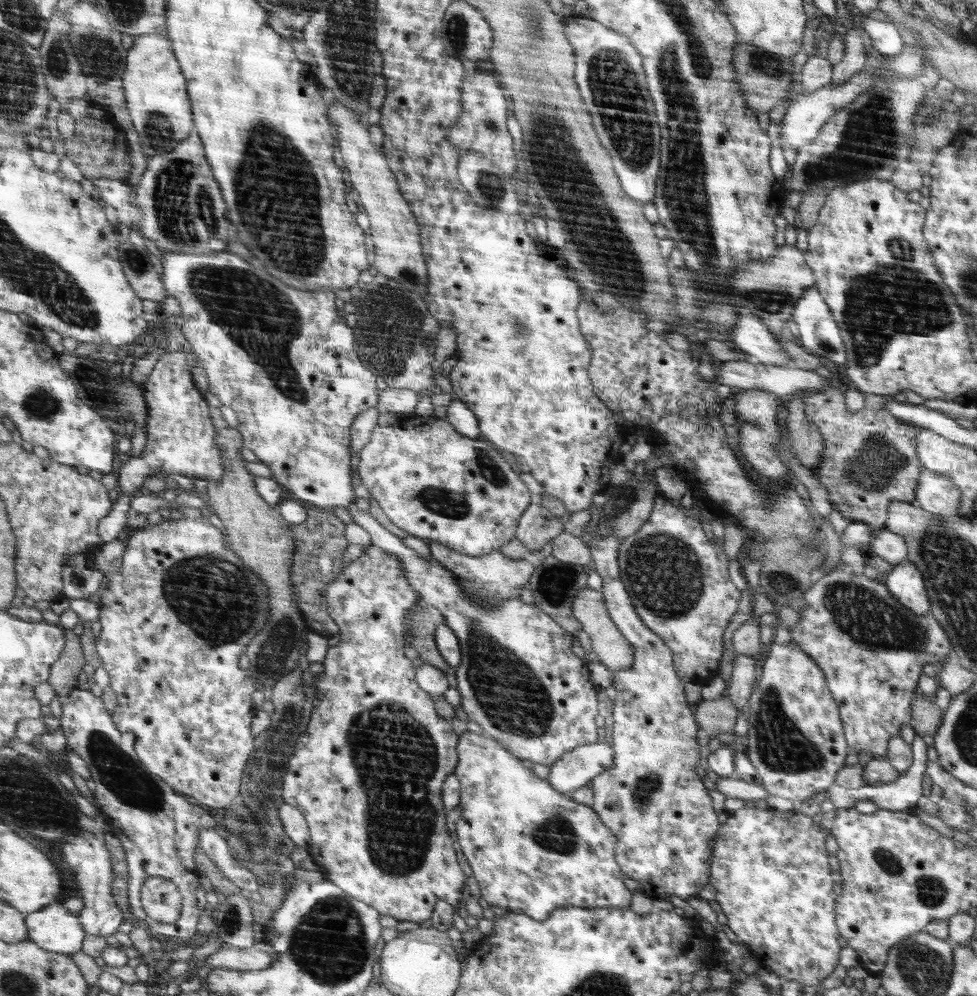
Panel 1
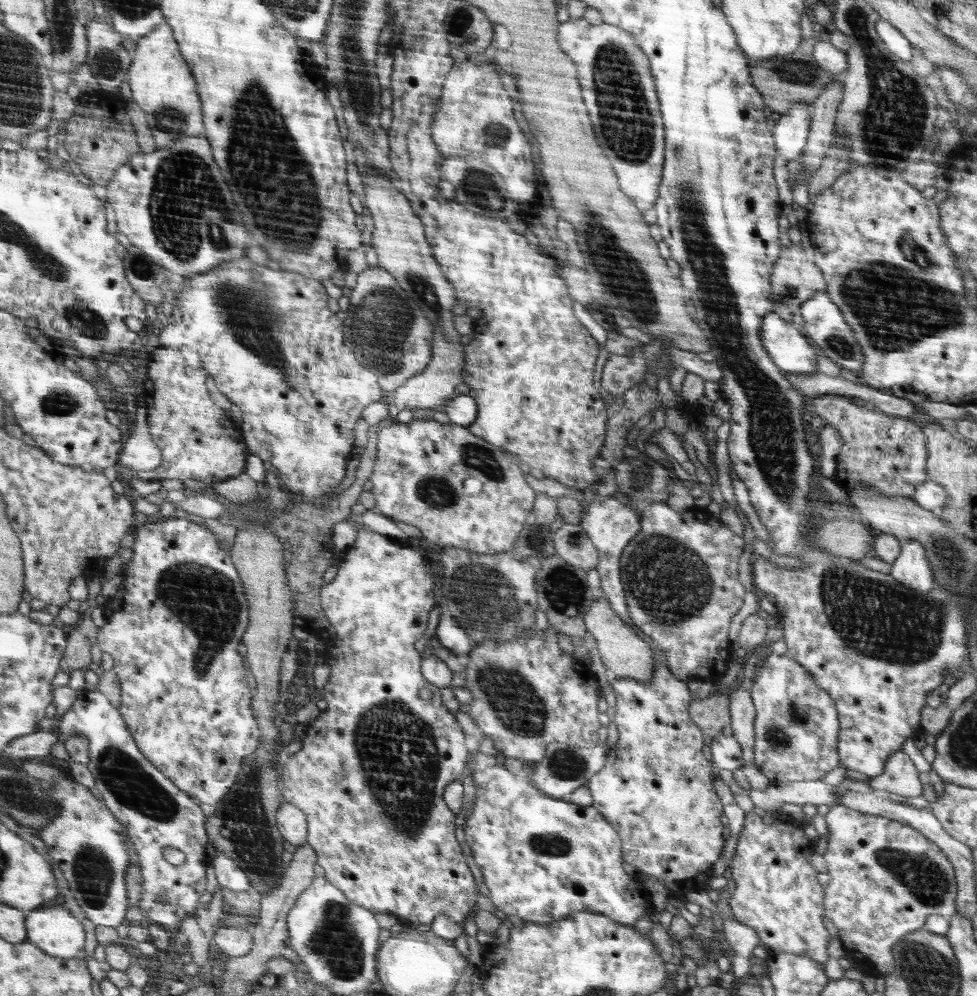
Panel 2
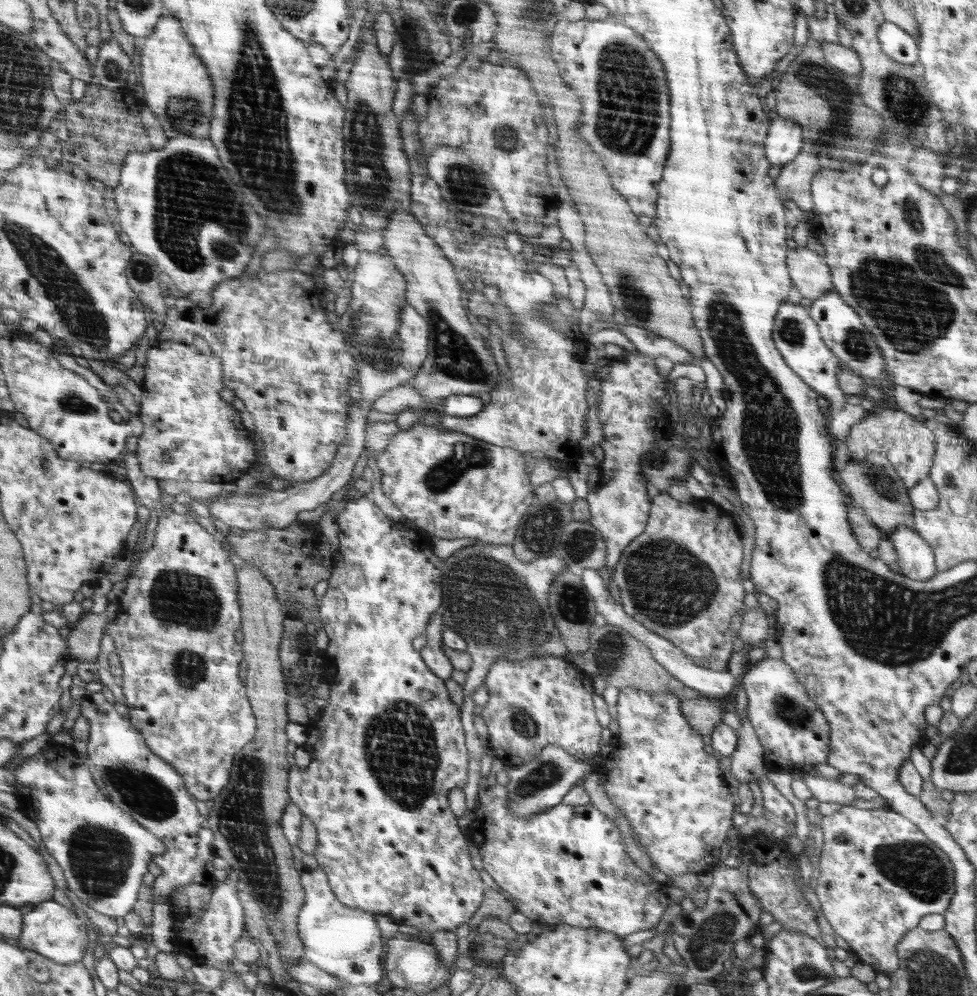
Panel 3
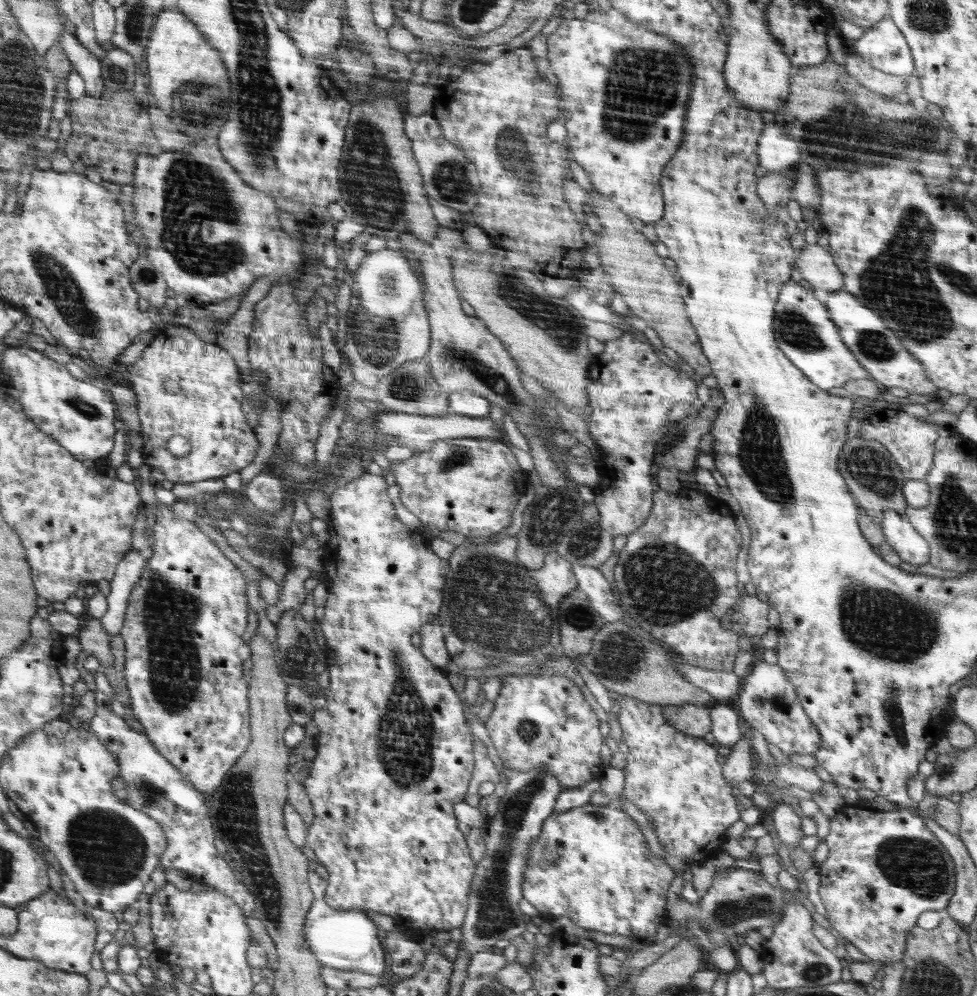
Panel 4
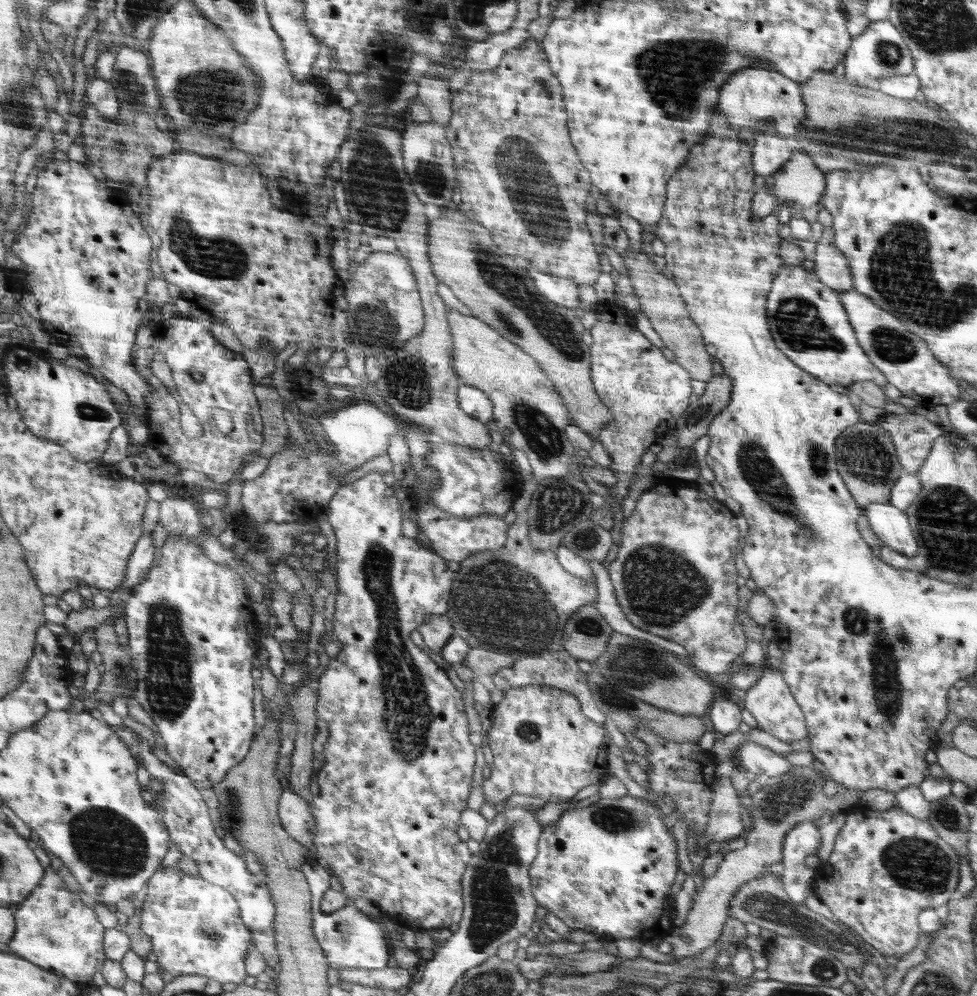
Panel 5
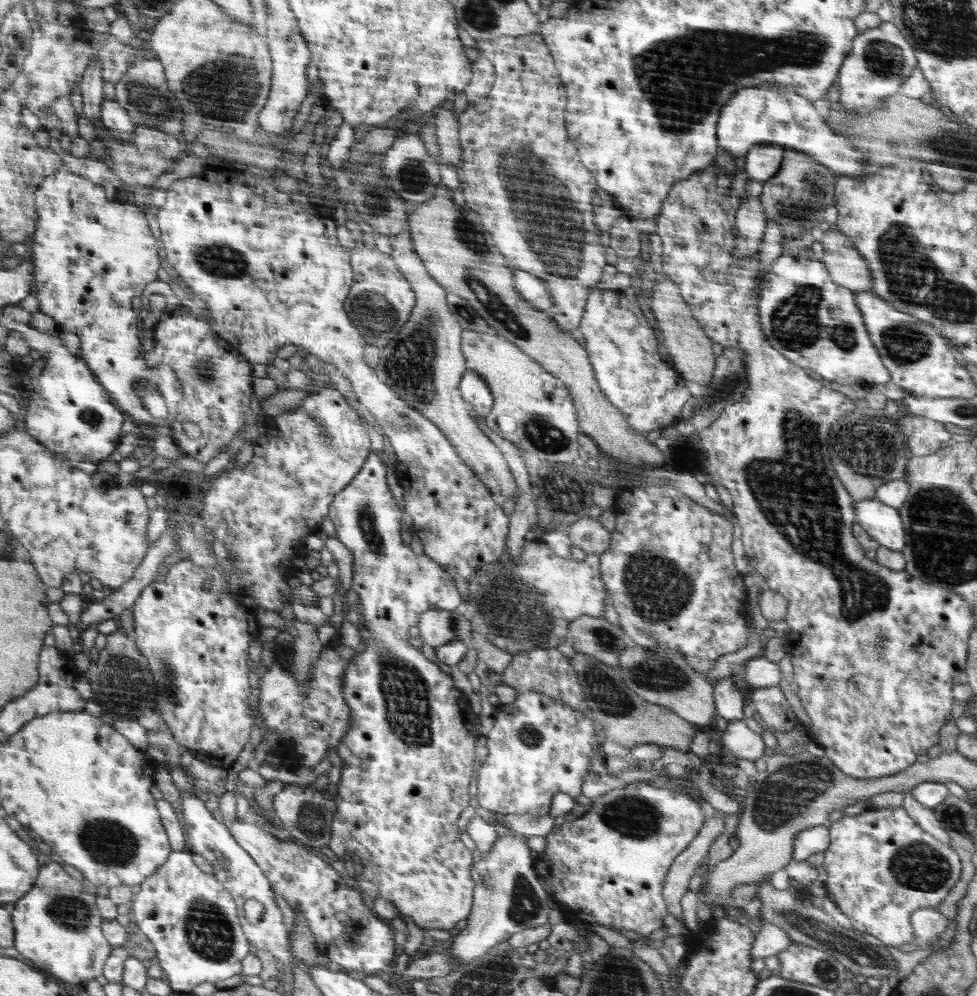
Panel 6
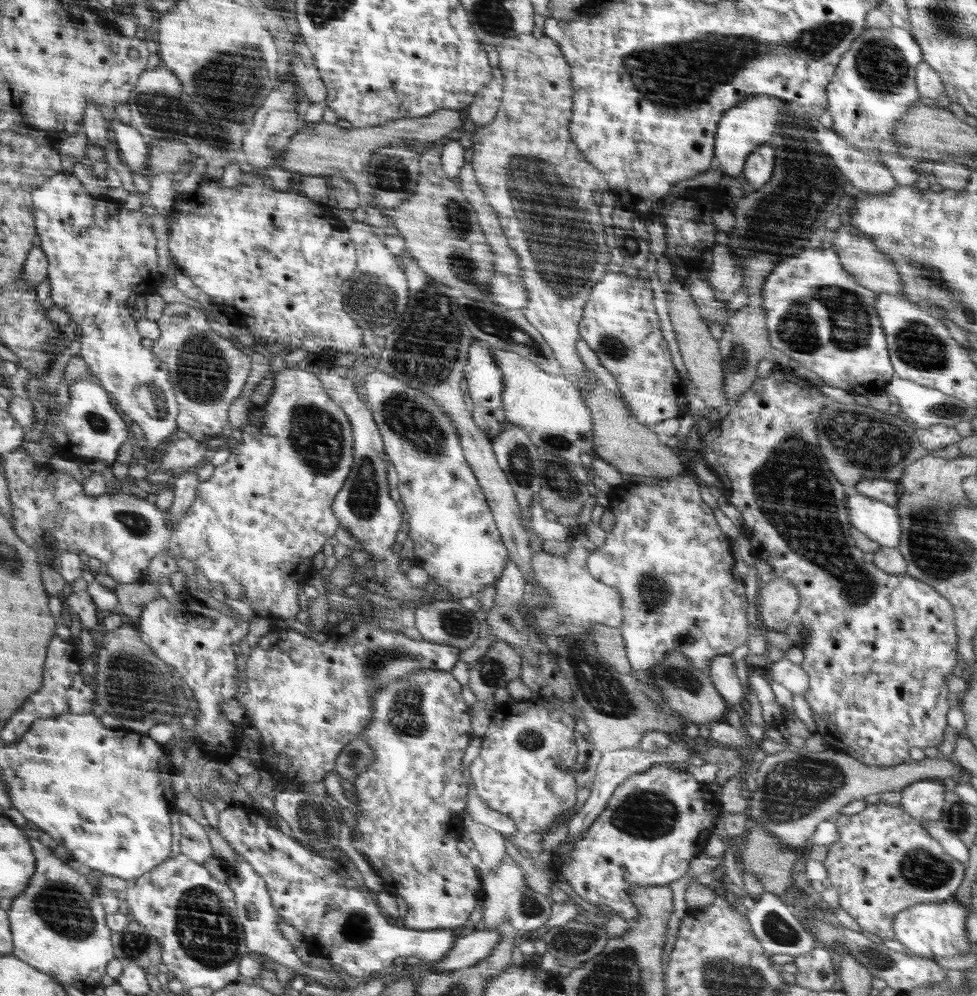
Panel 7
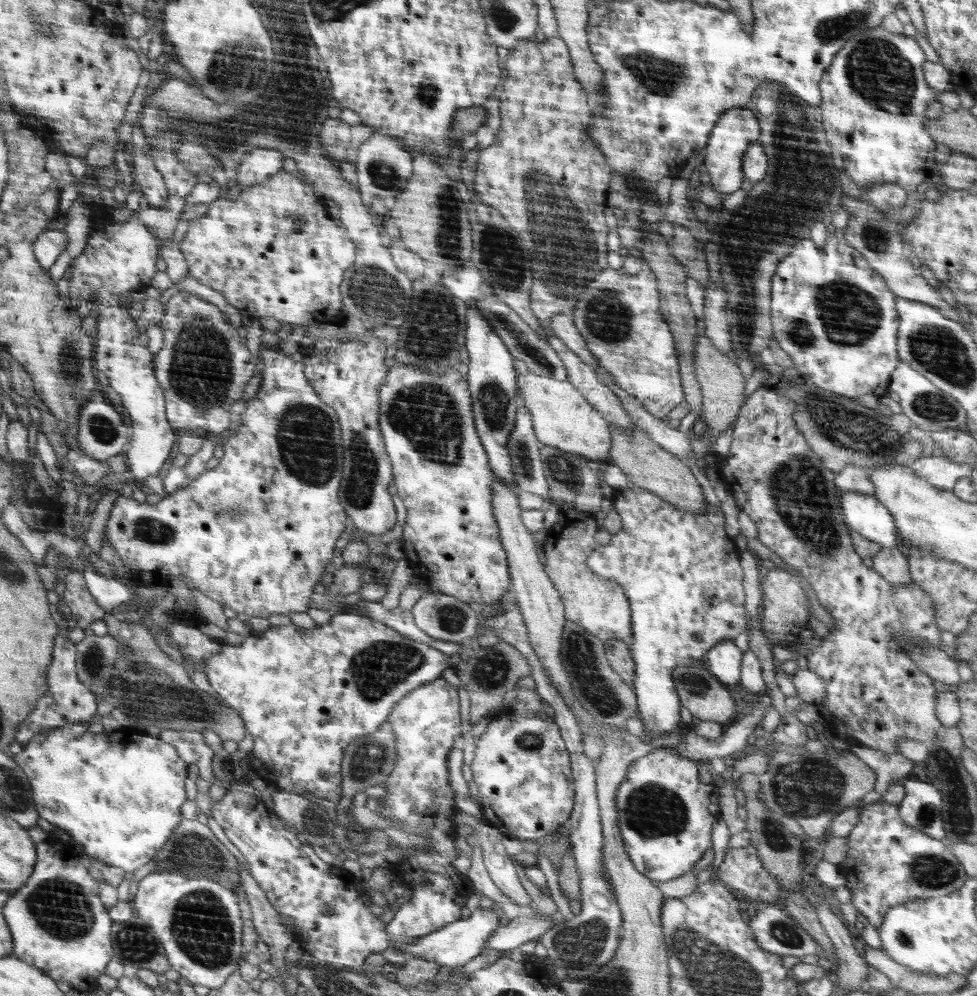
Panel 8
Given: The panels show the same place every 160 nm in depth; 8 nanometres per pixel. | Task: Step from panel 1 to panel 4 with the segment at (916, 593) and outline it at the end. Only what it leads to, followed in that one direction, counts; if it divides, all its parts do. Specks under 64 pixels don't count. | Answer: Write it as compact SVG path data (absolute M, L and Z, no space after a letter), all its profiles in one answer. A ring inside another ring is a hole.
M894 510L883 512L878 520L887 543L908 564L922 566L929 562L930 549L926 539L912 526L906 514L898 514Z

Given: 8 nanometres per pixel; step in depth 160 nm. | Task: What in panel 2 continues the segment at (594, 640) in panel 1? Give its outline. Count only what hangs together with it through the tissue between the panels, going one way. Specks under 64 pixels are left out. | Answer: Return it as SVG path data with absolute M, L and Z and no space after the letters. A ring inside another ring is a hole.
M598 596L594 599L590 608L586 611L583 621L588 634L594 637L602 664L610 673L612 679L624 678L645 682L654 678L654 651L624 624L617 612L610 608L606 598Z

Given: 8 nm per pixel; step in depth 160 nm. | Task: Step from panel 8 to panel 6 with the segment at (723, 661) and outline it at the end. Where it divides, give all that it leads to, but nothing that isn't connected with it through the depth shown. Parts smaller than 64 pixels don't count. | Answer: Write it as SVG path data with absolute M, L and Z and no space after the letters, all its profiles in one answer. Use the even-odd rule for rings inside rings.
M734 678L716 681L714 693L720 718L724 718L728 722L745 720L743 716L745 700L735 685Z

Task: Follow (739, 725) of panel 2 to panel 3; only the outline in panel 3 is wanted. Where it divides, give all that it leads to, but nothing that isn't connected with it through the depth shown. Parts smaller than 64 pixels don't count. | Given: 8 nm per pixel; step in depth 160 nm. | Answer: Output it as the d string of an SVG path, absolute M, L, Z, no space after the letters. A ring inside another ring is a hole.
M740 717L740 728L737 732L737 748L730 755L730 774L734 784L746 784L764 777L767 770L763 747L758 742L757 734L747 717Z

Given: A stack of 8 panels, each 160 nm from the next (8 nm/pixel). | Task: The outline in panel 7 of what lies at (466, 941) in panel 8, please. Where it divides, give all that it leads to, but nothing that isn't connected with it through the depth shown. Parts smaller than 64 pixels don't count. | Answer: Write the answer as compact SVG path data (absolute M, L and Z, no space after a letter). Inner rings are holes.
M232 805L228 806L226 810L219 814L217 830L219 834L229 842L229 845L233 848L234 852L236 852L238 856L245 858L252 865L255 873L266 883L276 912L284 921L291 924L296 930L302 932L303 942L307 945L309 954L314 957L327 958L333 966L340 965L342 970L347 972L349 975L357 976L359 978L362 976L362 978L368 980L368 978L372 978L374 972L388 968L388 966L392 964L392 960L398 958L398 956L407 958L414 954L414 957L418 958L420 962L425 962L426 964L438 962L438 960L442 960L442 958L448 956L447 952L453 947L455 940L458 938L450 928L423 931L402 928L402 926L394 926L394 924L390 924L390 922L380 914L380 908L378 908L378 903L375 899L377 893L371 890L366 890L366 886L358 886L358 884L354 882L354 879L346 872L344 865L340 865L336 860L319 856L303 844L300 844L300 842L293 837L289 837L288 835L284 836L282 831L274 830L274 828L272 828L272 826L270 826L270 824L268 824L268 822L266 822L258 812L256 812L256 810L254 810L254 806L252 805L240 805L238 807Z

